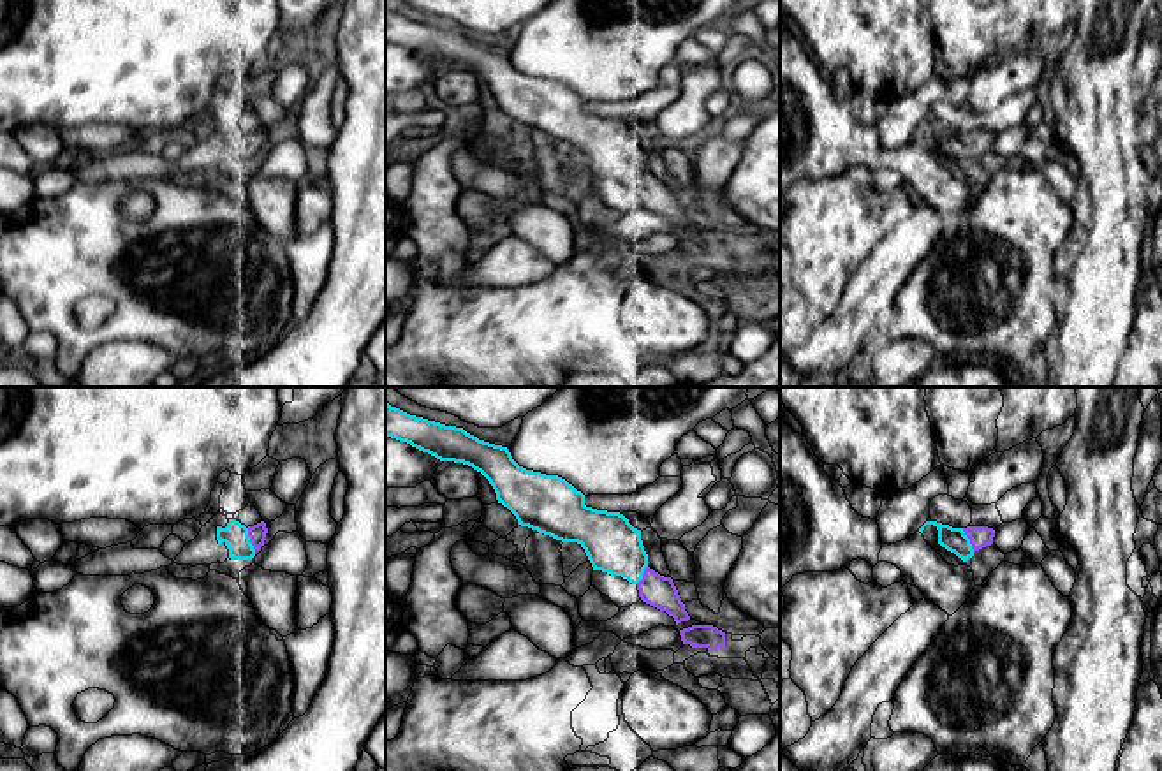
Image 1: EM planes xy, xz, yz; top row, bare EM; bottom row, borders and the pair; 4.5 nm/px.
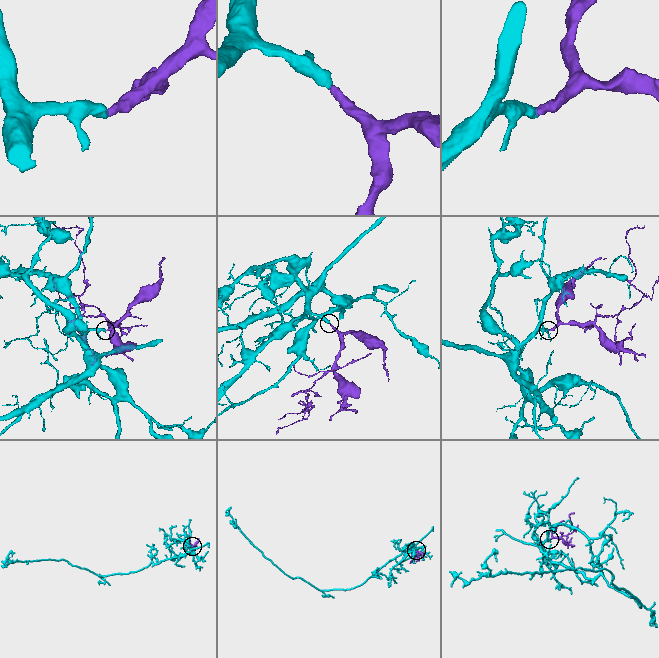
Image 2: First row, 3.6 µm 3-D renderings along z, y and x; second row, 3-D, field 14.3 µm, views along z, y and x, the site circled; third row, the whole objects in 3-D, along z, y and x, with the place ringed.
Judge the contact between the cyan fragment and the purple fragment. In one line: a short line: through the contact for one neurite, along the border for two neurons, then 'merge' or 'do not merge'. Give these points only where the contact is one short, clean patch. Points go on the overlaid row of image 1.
merge

